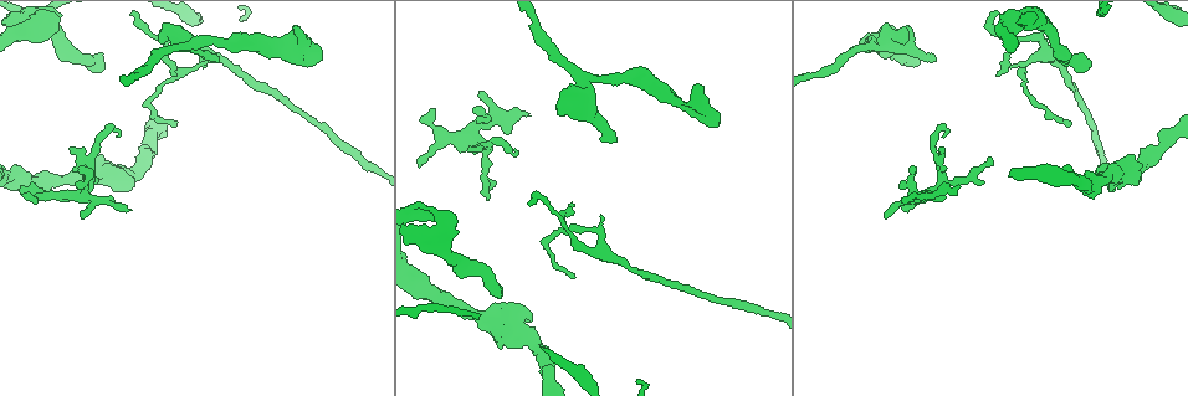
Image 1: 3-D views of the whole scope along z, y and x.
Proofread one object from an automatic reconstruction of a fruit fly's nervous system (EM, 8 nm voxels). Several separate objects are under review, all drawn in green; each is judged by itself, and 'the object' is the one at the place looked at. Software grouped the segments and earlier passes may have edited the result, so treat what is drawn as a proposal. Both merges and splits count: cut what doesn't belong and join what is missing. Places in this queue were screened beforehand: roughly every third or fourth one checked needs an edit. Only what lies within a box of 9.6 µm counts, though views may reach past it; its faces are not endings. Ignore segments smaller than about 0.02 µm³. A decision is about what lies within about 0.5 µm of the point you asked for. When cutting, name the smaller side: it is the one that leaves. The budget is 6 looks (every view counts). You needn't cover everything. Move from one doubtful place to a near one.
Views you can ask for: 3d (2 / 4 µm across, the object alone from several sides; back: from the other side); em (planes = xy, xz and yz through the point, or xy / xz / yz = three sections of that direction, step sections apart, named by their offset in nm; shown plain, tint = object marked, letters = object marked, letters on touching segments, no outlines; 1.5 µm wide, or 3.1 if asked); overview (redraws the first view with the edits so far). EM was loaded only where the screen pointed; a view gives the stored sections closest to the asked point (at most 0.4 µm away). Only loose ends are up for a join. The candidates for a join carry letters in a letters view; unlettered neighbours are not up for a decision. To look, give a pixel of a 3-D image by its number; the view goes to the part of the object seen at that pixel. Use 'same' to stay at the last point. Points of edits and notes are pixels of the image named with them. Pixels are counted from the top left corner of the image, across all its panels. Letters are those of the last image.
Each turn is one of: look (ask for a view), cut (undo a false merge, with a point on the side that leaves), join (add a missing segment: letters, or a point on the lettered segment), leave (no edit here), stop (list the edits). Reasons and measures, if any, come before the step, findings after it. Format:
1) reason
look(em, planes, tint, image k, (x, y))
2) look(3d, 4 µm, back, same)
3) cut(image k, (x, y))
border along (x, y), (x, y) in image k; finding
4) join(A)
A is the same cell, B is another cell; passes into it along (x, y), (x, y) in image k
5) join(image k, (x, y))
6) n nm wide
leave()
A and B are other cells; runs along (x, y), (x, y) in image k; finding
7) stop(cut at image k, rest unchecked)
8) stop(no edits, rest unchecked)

free end
look(em, planes, letters, image 1, (212, 57))

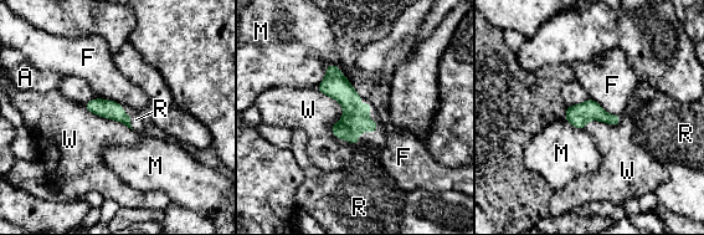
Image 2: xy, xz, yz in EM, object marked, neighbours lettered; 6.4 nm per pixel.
join(R)
R is the same cell, A, F, M and W are other cells; passes into it along (348, 128), (376, 131), (366, 168) in image 2; the neuron continues

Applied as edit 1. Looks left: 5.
an open end
look(em, xz, step 8, letters, image 1, (903, 201))

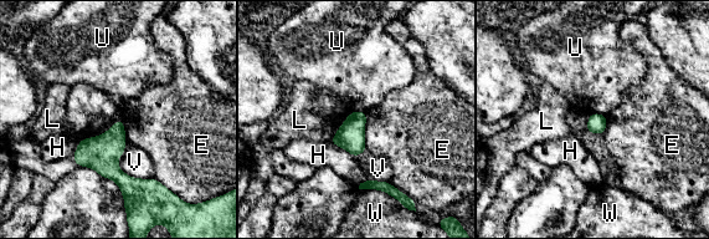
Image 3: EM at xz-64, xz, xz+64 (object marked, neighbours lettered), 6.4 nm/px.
look(em, planes, letters, same)

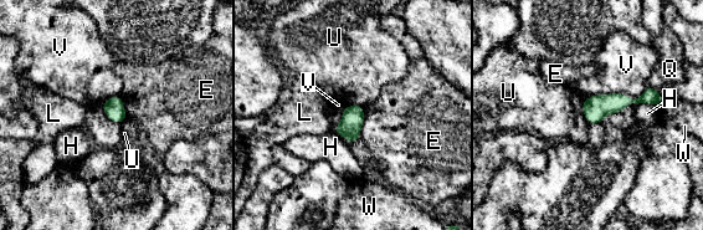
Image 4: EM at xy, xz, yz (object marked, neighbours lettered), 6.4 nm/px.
leave()
E, H, L, Q, U, V and W are other cells; border along (583, 100), (583, 113), (589, 122) in image 4; no lettered segment goes on from it

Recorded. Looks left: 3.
branch stops here
look(em, planes, letters, image 1, (501, 296))

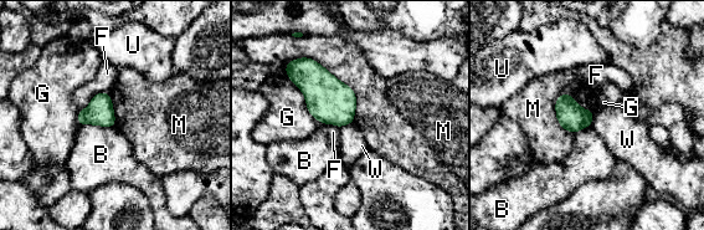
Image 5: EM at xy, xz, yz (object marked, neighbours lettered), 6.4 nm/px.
leave()
B, F, G, M, U and W are other cells; border along (284, 65), (314, 59), (356, 110) in image 5; no lettered segment goes on from it

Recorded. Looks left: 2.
stop(join at image 2, rest unchecked)

